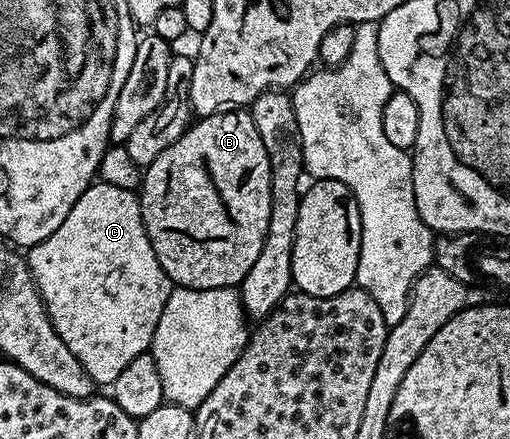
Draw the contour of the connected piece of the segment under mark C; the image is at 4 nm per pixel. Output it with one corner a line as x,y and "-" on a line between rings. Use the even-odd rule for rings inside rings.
93,181
86,192
78,196
74,208
70,208
70,216
66,216
46,240
27,251
26,261
58,336
62,336
66,348
78,356
93,383
110,384
118,380
122,368
151,347
154,328
158,328
158,319
162,317
162,308
166,308
174,284
158,264
158,256
154,256
136,190

